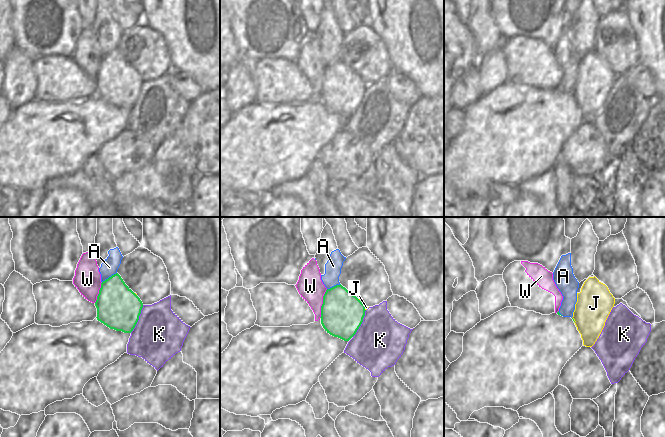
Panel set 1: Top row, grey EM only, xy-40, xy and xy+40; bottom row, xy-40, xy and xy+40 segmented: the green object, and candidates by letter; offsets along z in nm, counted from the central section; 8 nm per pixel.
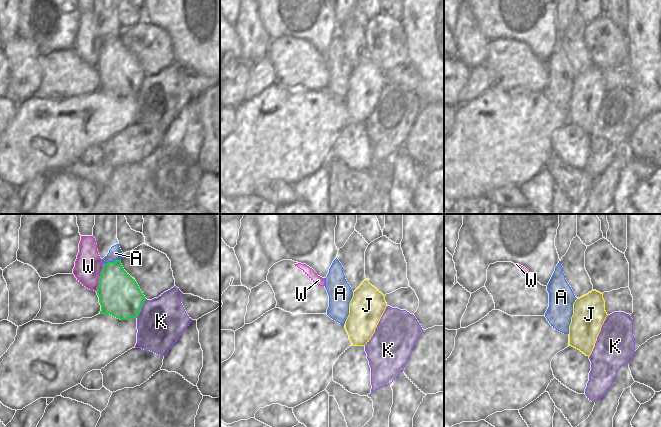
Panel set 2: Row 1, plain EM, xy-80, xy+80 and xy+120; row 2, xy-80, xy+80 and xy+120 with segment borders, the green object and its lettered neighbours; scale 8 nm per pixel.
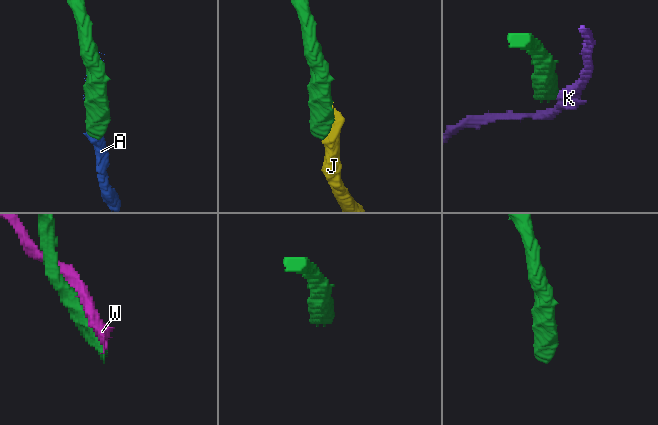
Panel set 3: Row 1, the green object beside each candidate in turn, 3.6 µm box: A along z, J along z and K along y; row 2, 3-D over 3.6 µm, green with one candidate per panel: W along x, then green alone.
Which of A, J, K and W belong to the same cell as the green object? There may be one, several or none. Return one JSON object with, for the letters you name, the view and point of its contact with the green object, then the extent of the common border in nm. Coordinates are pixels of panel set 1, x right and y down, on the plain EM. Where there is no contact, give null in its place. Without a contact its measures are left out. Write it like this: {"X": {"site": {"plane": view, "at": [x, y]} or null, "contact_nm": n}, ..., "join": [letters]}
{"J": {"site": {"plane": "xy", "at": [364, 81]}, "contact_nm": 110}, "join": ["J"]}

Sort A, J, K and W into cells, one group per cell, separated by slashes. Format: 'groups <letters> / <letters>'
groups A W / J / K

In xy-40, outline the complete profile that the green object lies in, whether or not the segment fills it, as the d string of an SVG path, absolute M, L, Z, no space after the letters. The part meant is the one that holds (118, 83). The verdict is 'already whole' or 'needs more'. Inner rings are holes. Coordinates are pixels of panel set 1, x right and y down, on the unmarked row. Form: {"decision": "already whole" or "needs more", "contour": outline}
{"decision": "already whole", "contour": "M116 49L101 59L95 82L98 97L110 105L131 109L143 79Z"}

